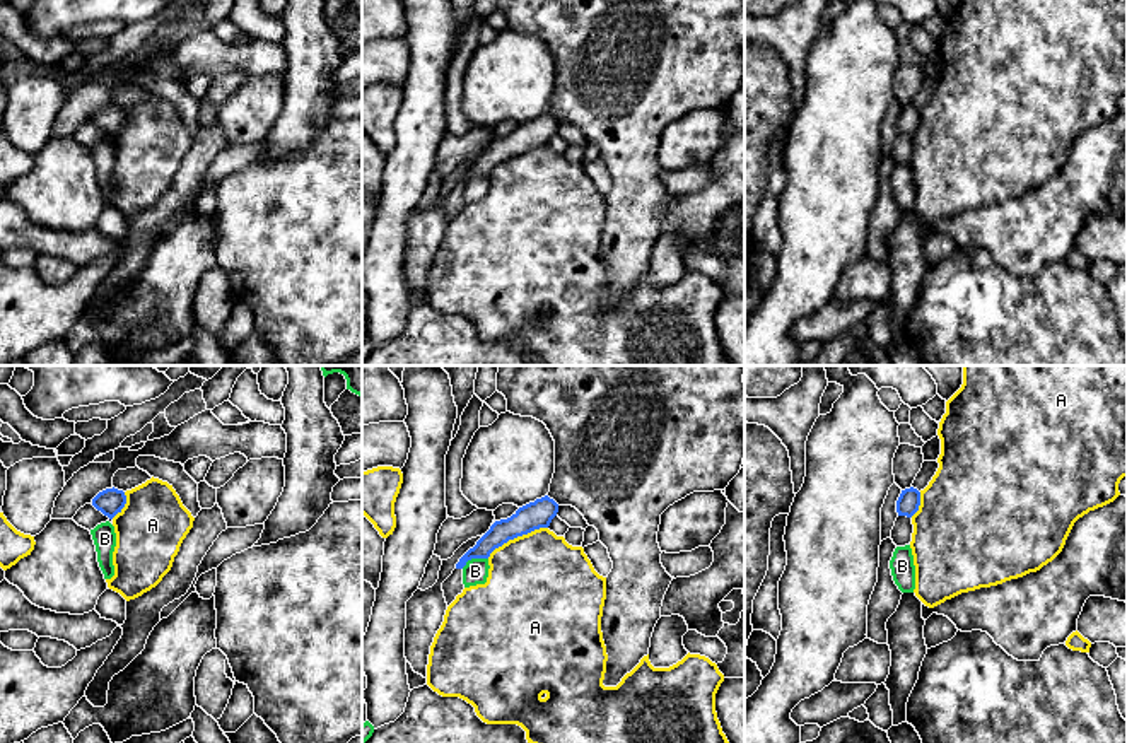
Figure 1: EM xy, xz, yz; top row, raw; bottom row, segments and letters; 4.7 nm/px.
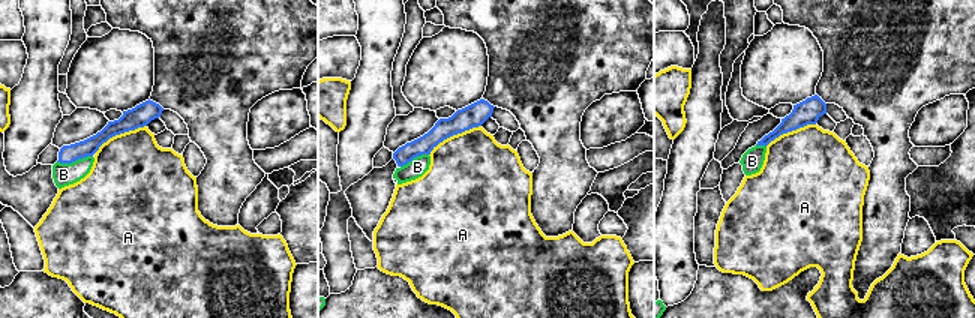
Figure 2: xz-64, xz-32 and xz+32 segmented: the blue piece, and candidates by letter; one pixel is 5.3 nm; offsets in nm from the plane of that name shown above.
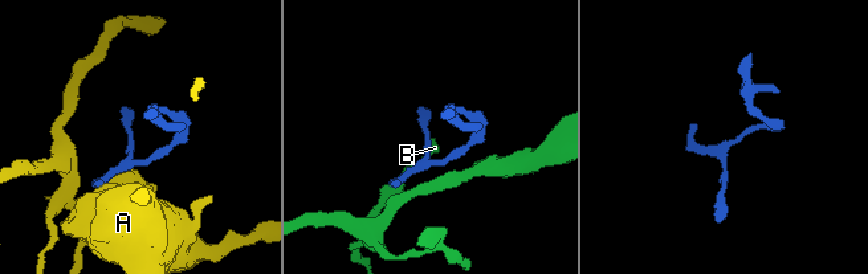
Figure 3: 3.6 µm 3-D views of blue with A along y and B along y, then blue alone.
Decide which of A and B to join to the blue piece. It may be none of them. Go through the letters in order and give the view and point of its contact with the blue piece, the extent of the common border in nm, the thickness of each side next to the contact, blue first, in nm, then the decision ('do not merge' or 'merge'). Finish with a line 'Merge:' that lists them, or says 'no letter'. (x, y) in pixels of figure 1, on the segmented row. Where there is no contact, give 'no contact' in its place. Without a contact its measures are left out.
A: contact xz (516, 537); length 320 nm; calibres 130 and 480 nm; do not merge
B: contact xz (473, 557); length 140 nm; calibres 110 and 120 nm; do not merge
Merge: no letter

